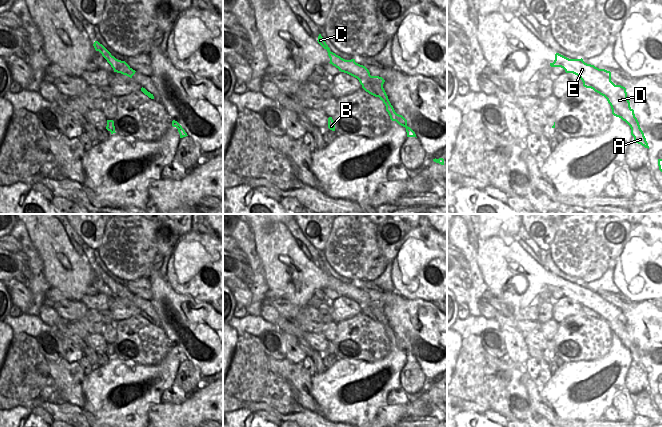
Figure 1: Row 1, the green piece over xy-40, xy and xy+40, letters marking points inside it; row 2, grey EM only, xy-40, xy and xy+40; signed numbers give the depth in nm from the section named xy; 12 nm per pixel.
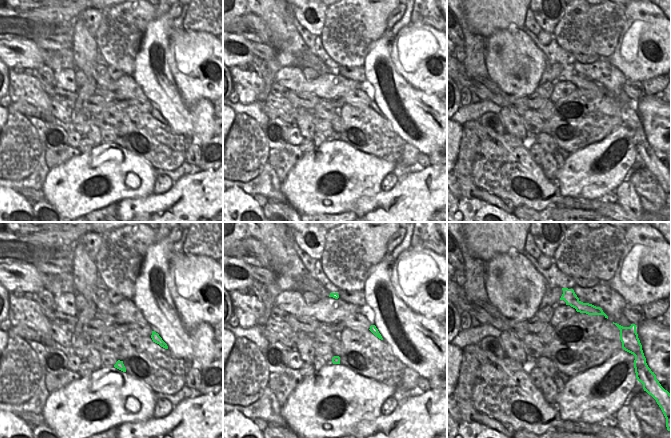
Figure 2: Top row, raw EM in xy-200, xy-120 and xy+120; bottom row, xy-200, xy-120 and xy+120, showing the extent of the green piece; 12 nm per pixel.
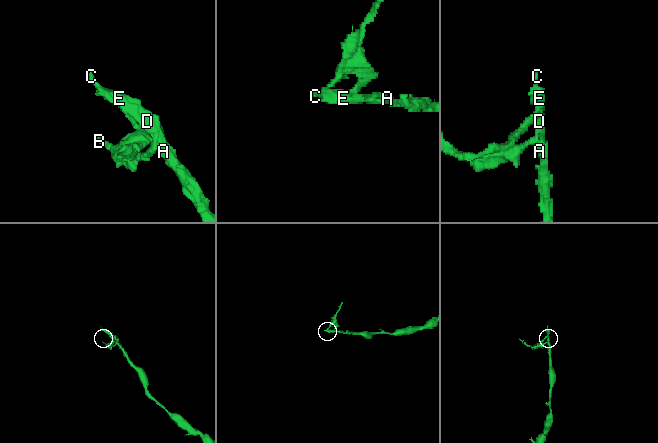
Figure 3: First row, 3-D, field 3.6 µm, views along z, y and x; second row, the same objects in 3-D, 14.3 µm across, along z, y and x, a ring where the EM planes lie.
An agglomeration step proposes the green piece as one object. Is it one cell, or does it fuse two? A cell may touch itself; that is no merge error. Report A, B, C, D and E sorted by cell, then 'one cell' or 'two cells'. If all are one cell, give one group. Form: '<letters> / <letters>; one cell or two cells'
A C D E / B; two cells

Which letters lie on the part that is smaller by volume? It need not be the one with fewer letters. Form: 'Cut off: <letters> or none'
Cut off: B

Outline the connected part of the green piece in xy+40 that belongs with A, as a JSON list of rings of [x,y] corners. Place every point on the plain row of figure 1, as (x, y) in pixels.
[[[559,277],[555,278],[555,284],[550,287],[550,290],[561,291],[566,297],[573,297],[579,300],[584,311],[591,312],[604,320],[611,330],[612,338],[621,342],[630,350],[634,366],[649,373],[644,357],[635,341],[634,334],[630,331],[626,312],[621,309],[615,309],[611,305],[610,295],[587,288],[582,282],[569,283]]]

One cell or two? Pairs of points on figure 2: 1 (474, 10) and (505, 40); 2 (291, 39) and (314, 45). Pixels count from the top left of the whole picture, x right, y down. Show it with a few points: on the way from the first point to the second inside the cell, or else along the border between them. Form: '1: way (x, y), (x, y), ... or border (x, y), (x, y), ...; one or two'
1: border (518, 27), (500, 28), (485, 37); two
2: border (297, 32), (307, 48); two

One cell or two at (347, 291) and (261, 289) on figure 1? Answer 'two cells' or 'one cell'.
two cells

